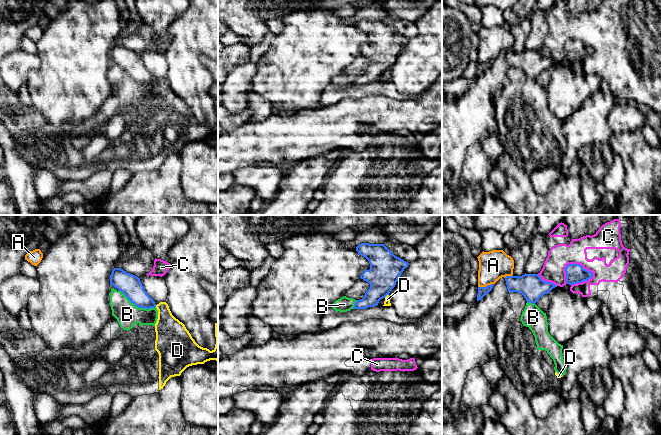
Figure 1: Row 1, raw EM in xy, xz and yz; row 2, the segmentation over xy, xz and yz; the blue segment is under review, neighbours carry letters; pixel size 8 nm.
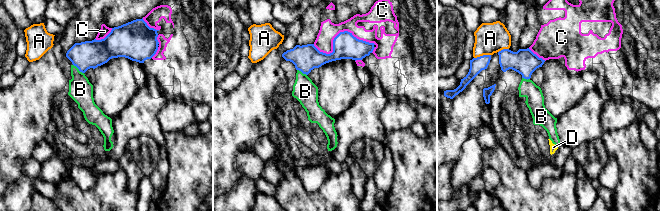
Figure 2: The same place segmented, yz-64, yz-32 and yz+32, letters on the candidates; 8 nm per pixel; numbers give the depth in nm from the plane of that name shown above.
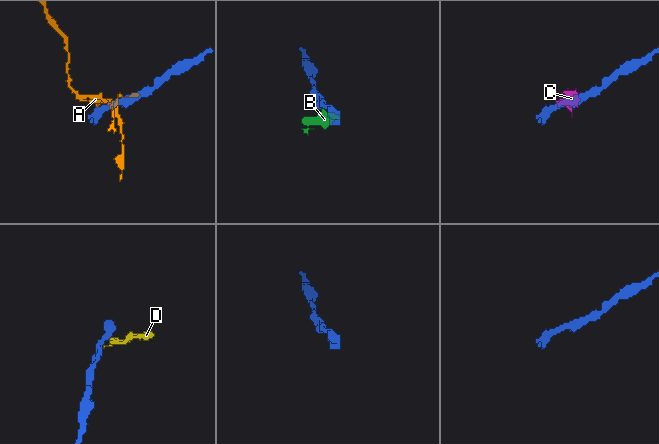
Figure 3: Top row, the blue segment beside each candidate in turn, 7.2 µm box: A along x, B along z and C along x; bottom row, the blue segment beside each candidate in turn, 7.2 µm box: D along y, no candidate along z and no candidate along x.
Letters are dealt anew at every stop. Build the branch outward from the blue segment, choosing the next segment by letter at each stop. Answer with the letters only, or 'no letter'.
no letter

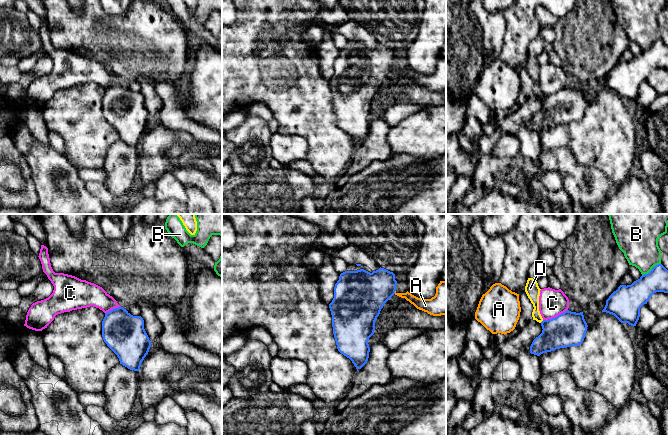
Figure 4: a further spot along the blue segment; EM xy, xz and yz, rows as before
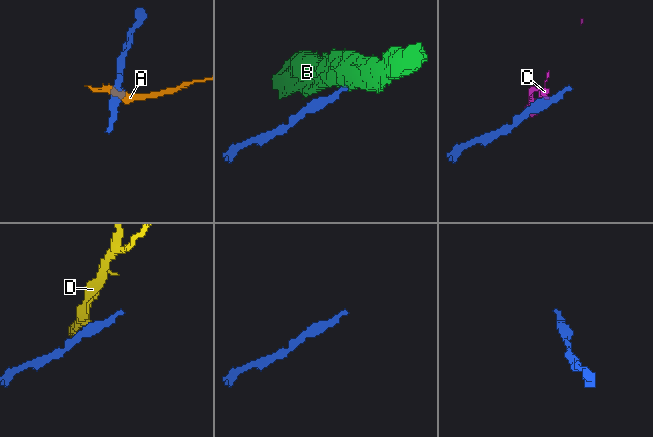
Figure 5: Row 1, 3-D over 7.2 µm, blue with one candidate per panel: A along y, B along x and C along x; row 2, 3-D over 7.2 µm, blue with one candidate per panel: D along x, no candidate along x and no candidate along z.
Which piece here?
no letter

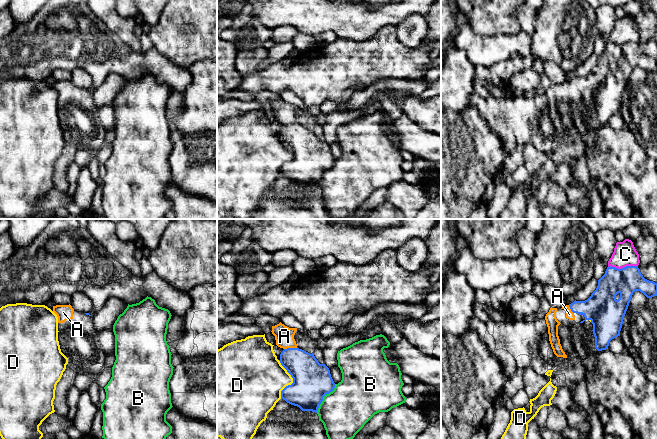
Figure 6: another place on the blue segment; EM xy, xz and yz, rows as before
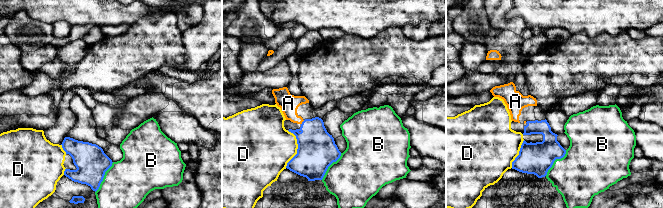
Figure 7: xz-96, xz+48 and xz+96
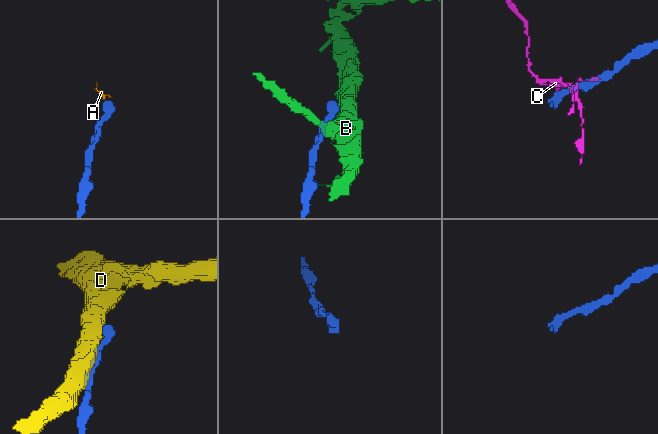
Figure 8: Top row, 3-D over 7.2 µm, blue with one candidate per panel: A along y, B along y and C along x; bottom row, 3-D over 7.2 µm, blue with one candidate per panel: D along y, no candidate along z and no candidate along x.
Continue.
A

